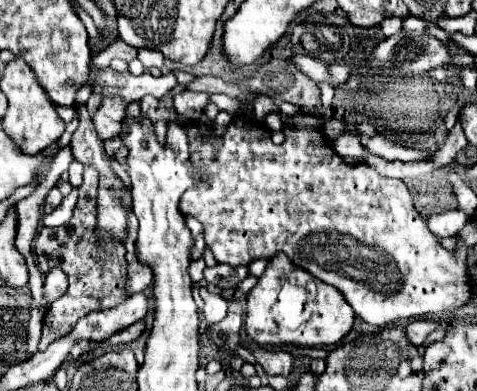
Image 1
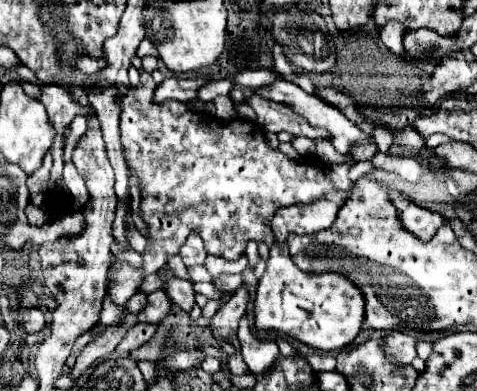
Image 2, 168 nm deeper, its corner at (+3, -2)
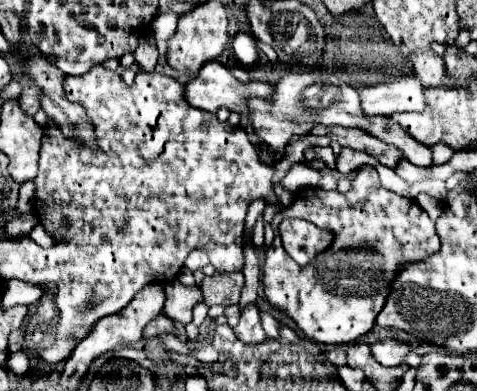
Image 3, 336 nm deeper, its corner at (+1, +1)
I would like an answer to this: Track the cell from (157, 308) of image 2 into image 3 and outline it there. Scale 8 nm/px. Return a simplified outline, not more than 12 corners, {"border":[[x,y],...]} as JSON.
{"border":[[178,280],[164,286],[162,312],[180,324],[192,322],[194,306],[204,300],[200,286]]}

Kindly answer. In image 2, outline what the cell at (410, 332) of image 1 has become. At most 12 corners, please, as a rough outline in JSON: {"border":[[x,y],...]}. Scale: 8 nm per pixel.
{"border":[[404,331],[386,335],[386,351],[398,365],[416,357],[416,339]]}

